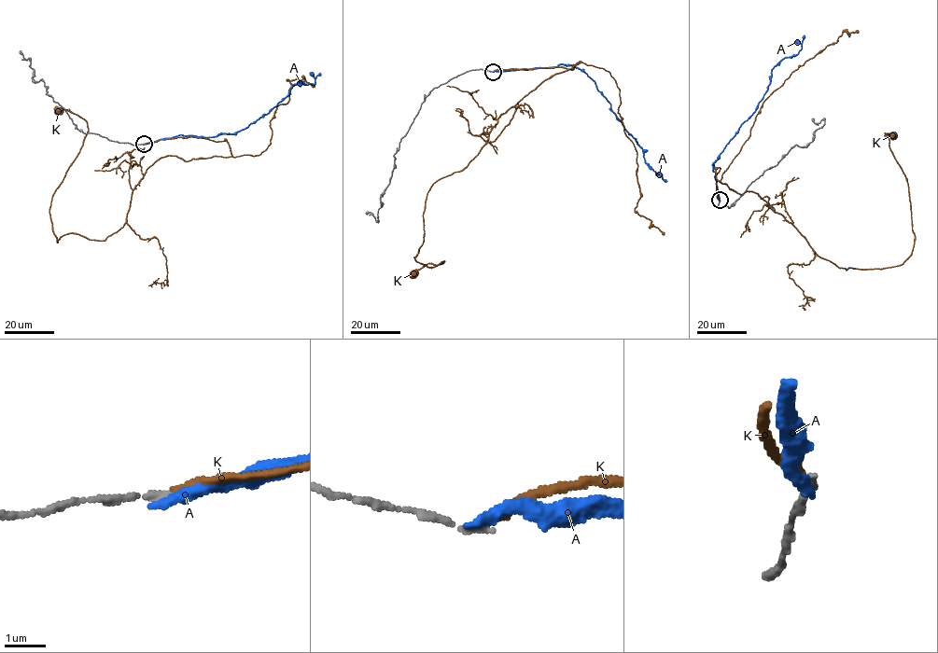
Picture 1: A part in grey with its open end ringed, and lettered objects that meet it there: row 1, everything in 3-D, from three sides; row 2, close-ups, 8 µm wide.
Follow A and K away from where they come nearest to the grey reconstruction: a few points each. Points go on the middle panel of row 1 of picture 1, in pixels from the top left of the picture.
A: (493, 72), (561, 64), (583, 70), (642, 149), (645, 161), (665, 181)
K: (493, 71), (580, 62), (500, 116), (478, 155), (431, 186), (413, 257), (444, 261), (413, 274)

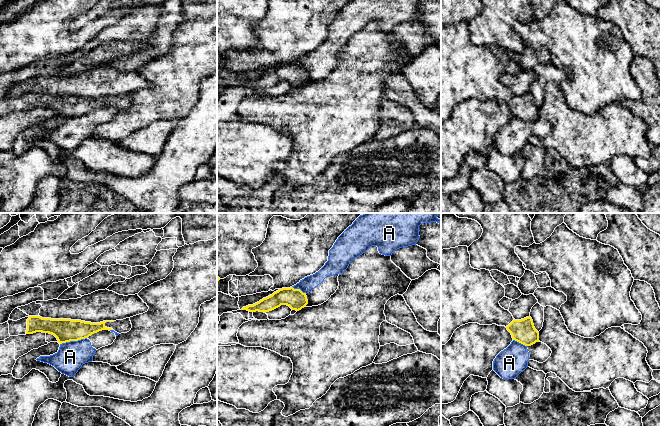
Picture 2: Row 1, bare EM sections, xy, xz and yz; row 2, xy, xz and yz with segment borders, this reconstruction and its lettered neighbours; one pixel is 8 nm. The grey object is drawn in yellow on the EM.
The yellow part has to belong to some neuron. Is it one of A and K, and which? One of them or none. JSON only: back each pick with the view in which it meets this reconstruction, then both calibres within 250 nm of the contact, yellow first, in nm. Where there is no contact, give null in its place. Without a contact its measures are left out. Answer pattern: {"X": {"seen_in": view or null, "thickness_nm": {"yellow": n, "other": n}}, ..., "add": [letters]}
{"K": {"seen_in": null}, "add": ["K"]}

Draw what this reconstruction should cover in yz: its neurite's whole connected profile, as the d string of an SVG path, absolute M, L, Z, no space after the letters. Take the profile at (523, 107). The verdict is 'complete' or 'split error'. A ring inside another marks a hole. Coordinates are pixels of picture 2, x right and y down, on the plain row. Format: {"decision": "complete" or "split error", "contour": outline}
{"decision": "complete", "contour": "M530 92L521 96L514 95L506 104L511 109L513 116L525 122L539 118L539 108L535 105Z"}

